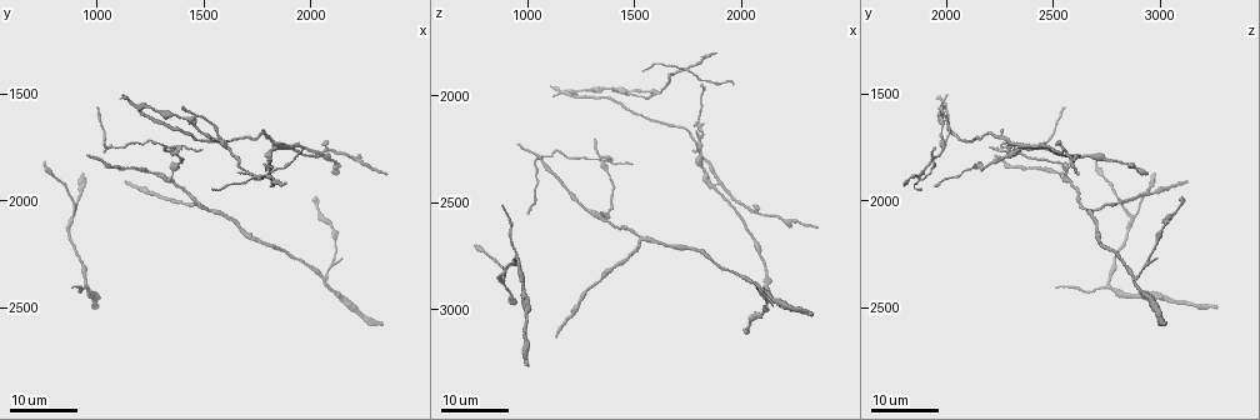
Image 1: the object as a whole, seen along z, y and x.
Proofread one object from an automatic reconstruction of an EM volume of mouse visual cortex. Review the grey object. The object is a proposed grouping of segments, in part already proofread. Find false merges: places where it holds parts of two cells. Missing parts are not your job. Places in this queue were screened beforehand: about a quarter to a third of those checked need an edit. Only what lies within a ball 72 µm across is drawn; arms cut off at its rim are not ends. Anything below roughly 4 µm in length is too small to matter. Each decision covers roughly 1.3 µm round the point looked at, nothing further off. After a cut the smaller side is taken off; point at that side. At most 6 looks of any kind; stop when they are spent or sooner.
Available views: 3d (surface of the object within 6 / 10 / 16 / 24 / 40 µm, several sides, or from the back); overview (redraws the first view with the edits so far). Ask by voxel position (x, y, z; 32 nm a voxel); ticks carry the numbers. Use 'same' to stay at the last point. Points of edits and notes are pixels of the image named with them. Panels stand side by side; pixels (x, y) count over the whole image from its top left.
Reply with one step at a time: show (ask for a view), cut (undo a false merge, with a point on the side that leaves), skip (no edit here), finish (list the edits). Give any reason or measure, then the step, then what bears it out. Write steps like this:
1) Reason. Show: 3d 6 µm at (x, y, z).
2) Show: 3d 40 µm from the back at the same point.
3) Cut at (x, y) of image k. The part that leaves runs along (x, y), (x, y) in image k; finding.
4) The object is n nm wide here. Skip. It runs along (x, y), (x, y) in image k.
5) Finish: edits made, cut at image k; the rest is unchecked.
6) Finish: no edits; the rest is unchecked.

Four arms meet. Show: 3d 24 µm at (1340, 1770, 2290).

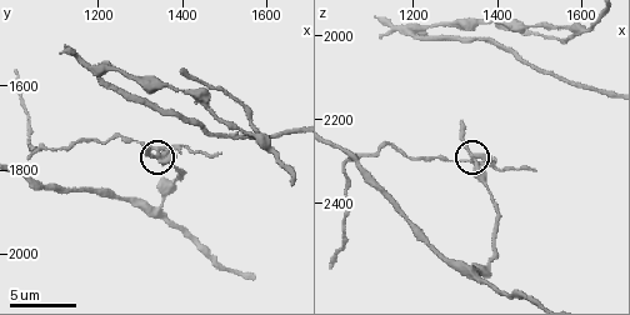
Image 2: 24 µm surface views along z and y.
Show: 3d 10 µm at (1335, 1765, 2290).

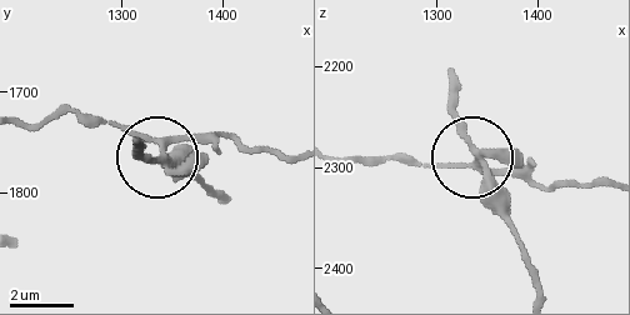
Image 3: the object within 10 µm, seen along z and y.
The object is 250 nm wide here. Cut at (206, 138) of image 3. A second cell is stuck on.

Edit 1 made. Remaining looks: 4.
Three-way junction. Show: 3d 24 µm at (880, 2080, 2860).

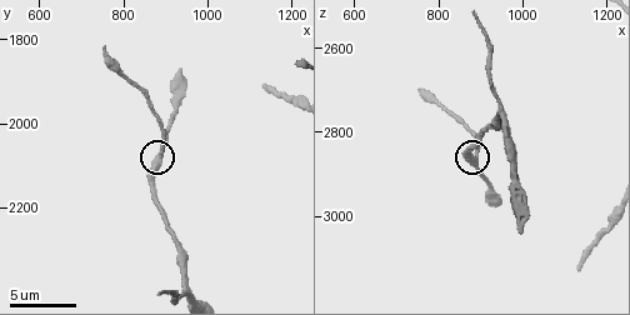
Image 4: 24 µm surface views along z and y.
Show: 3d 6 µm at the same point.

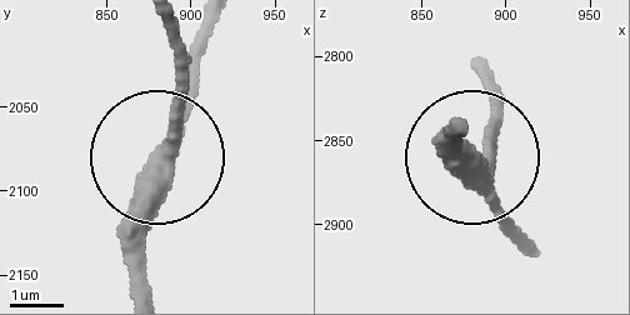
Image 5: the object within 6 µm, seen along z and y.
Show: 3d 6 µm from the back at (884, 2082, 2870).

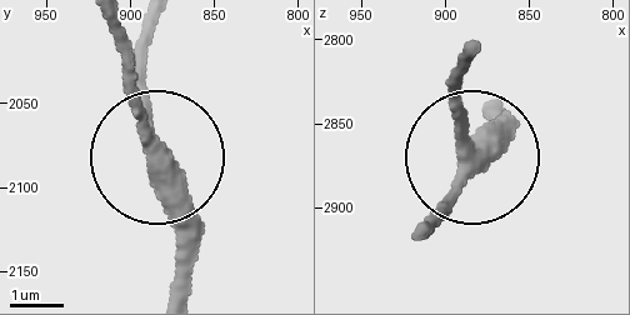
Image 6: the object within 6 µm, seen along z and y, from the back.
The object is 360 nm wide here. Skip. Continuous, no second cell.

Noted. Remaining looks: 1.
A fork. Show: 3d 10 µm at (955, 2405, 2765).

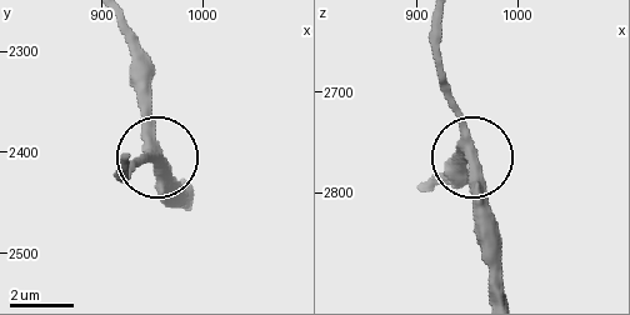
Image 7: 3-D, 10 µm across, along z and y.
Skip. Continuous, no second cell.

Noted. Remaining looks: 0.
Finish: edits made, cut at image 3; the rest is unchecked.

